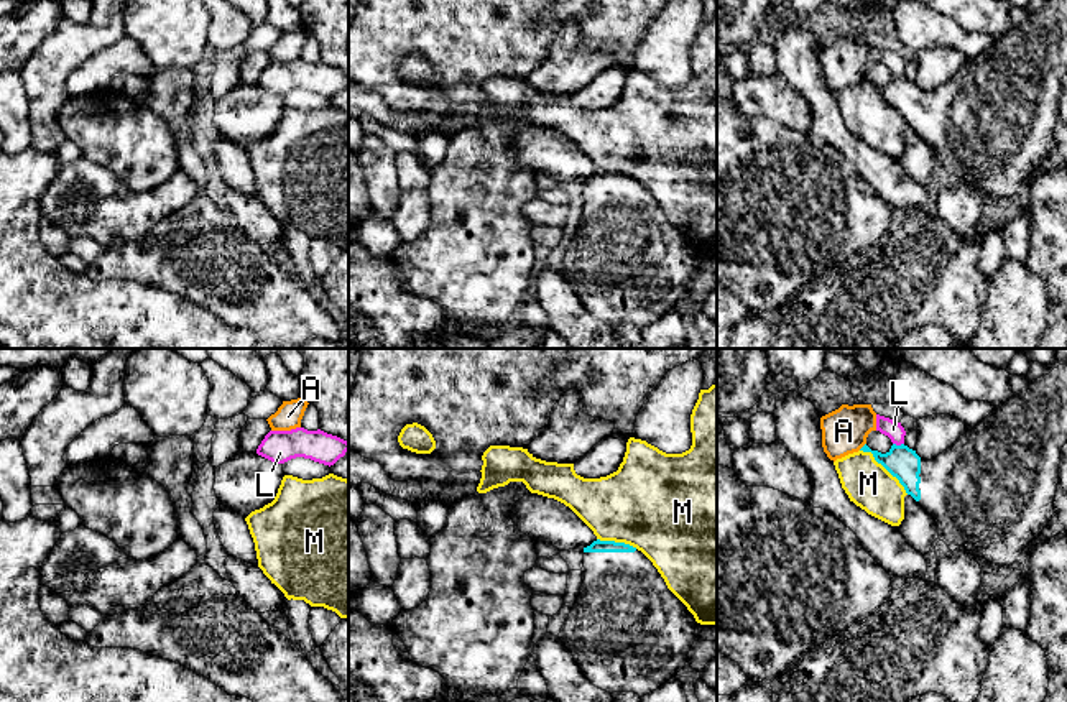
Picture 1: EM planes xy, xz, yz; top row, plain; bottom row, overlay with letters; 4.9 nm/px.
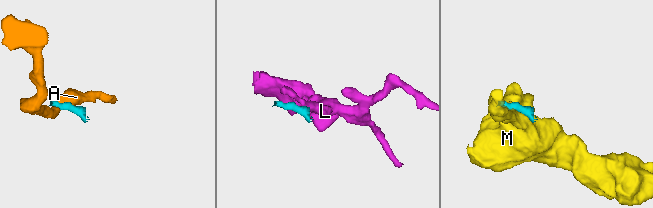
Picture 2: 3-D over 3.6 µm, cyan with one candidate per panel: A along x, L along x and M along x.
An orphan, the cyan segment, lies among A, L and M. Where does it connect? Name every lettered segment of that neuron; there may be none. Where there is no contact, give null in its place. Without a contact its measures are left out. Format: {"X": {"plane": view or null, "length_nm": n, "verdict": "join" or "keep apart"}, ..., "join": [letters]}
{"A": {"plane": "yz", "length_nm": 50, "verdict": "keep apart"}, "L": {"plane": "yz", "length_nm": 60, "verdict": "keep apart"}, "M": {"plane": "yz", "length_nm": 320, "verdict": "keep apart"}, "join": []}

